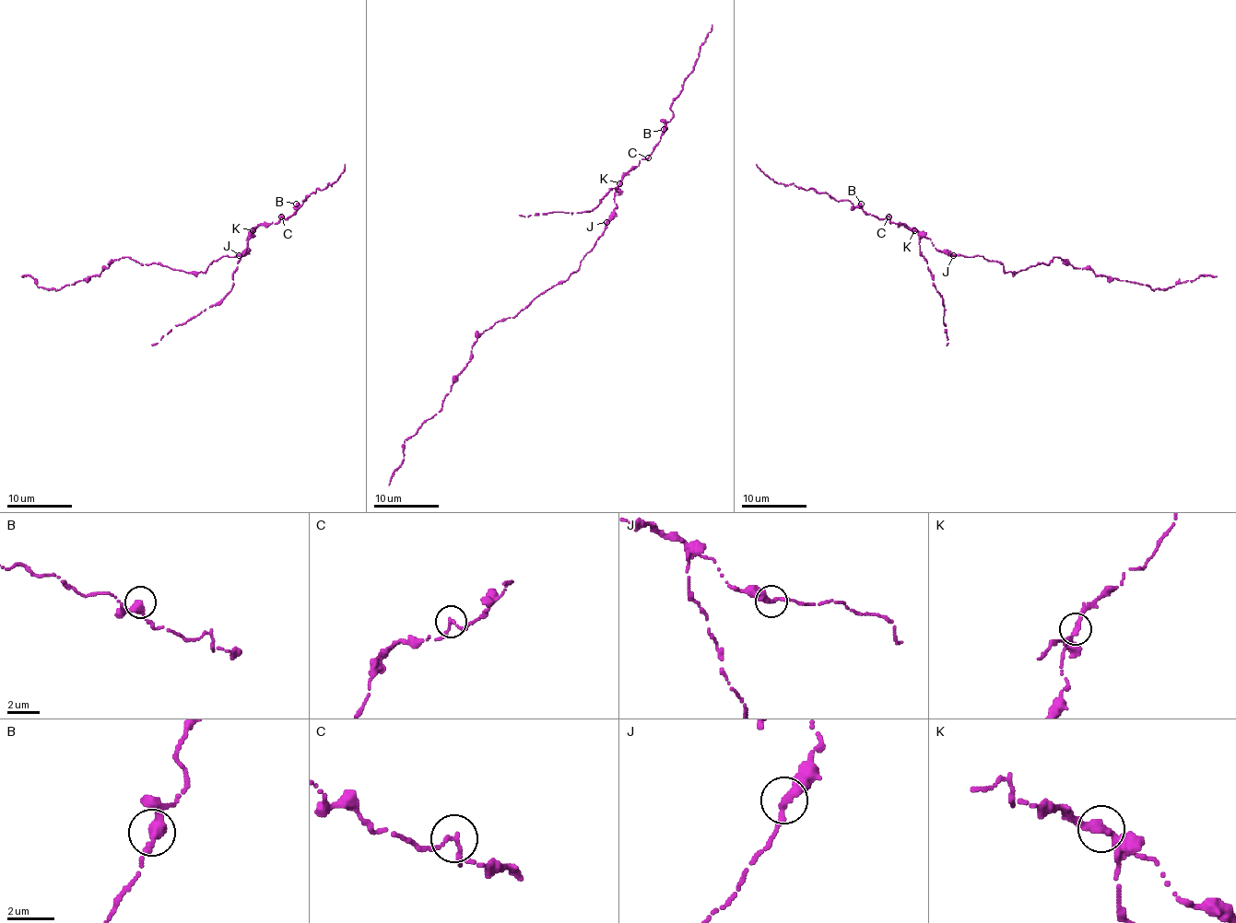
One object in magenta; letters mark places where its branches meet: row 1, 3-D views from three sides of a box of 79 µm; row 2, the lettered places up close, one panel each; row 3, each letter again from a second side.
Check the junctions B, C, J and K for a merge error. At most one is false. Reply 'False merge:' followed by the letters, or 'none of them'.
False merge: K

